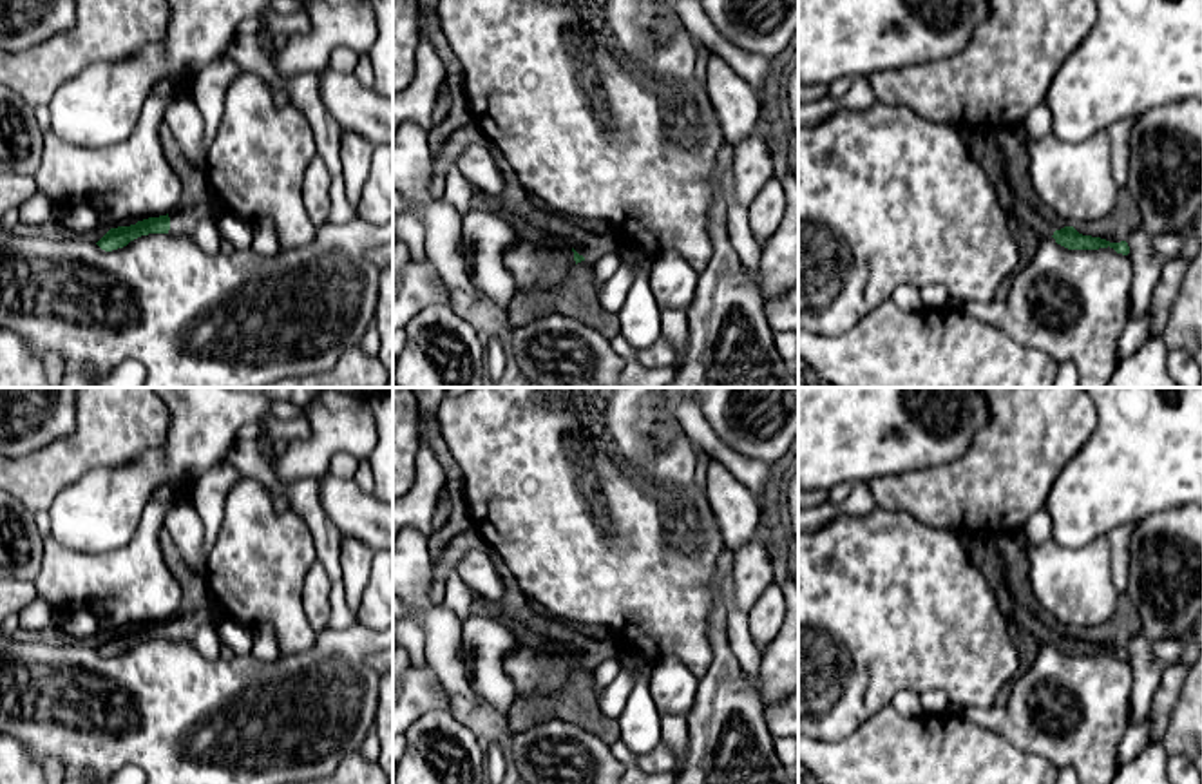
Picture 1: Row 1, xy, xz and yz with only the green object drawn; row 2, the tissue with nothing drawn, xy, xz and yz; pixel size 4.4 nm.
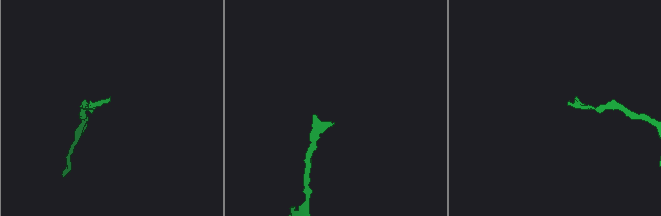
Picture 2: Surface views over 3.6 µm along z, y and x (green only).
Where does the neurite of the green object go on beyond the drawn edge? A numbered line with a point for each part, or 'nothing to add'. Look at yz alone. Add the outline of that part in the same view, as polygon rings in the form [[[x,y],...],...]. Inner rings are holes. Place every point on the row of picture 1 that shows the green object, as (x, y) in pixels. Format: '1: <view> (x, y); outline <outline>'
nothing to add

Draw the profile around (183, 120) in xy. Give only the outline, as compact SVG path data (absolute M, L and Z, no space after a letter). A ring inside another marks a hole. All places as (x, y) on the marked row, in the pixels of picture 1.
M176 98L168 103L163 129L176 139L185 161L206 170L206 150L203 147L205 120L194 98Z

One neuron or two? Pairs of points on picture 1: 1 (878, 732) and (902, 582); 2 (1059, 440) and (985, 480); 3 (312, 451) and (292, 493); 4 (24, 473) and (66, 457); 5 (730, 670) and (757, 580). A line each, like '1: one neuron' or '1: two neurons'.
1: two neurons
2: one neuron
3: two neurons
4: one neuron
5: two neurons

